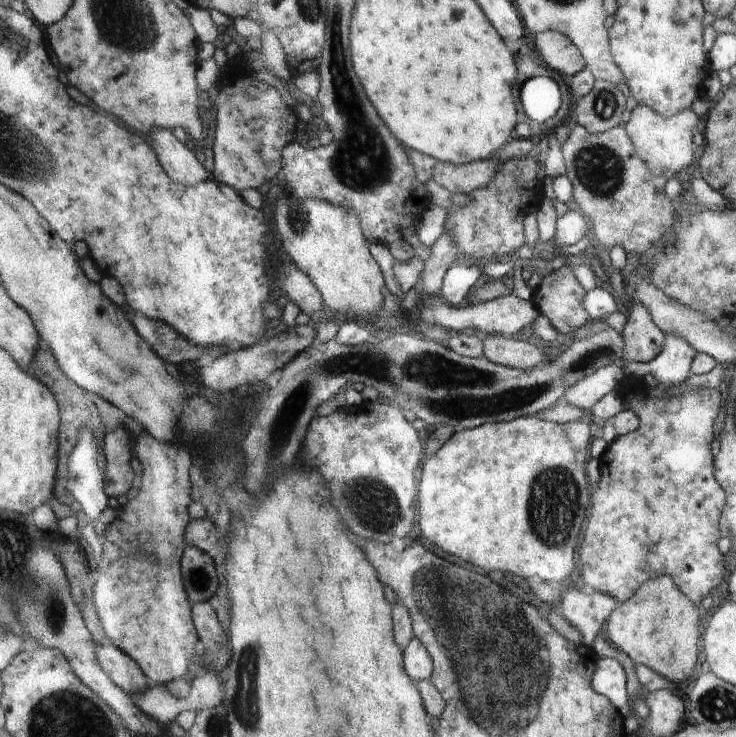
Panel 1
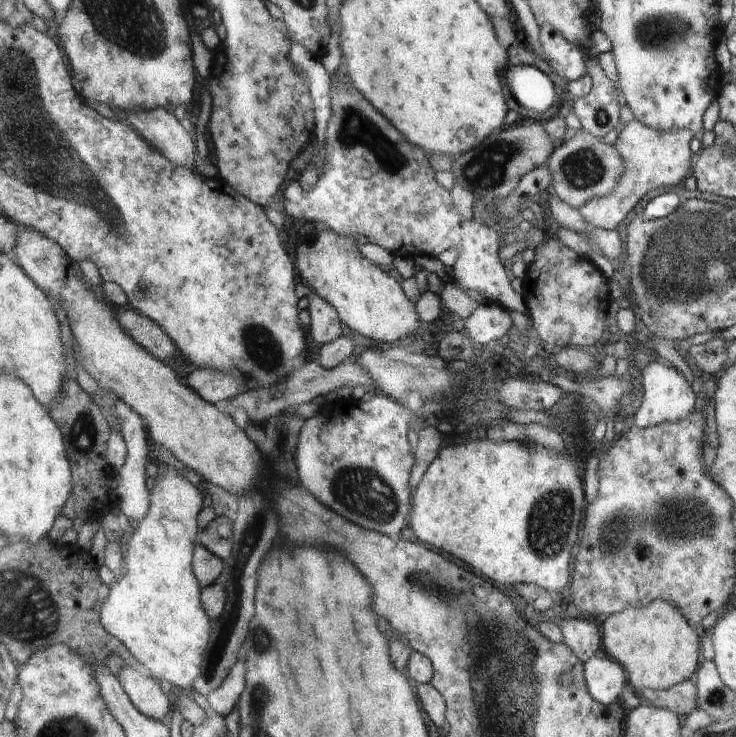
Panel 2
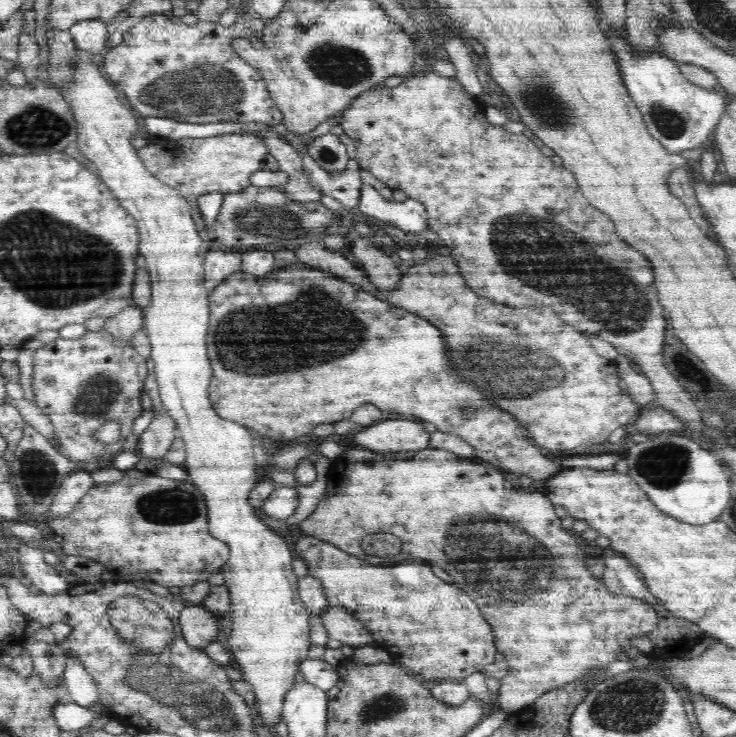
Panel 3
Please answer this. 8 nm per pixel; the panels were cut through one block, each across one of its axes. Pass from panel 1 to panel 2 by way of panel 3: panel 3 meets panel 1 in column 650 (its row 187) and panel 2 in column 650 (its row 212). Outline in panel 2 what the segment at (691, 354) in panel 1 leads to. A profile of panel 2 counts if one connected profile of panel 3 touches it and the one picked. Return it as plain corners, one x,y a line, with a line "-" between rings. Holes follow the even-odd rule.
660,361
649,362
642,369
643,400
632,418
636,428
652,427
660,422
676,422
695,410
697,394
680,370
674,368
672,364
668,366

